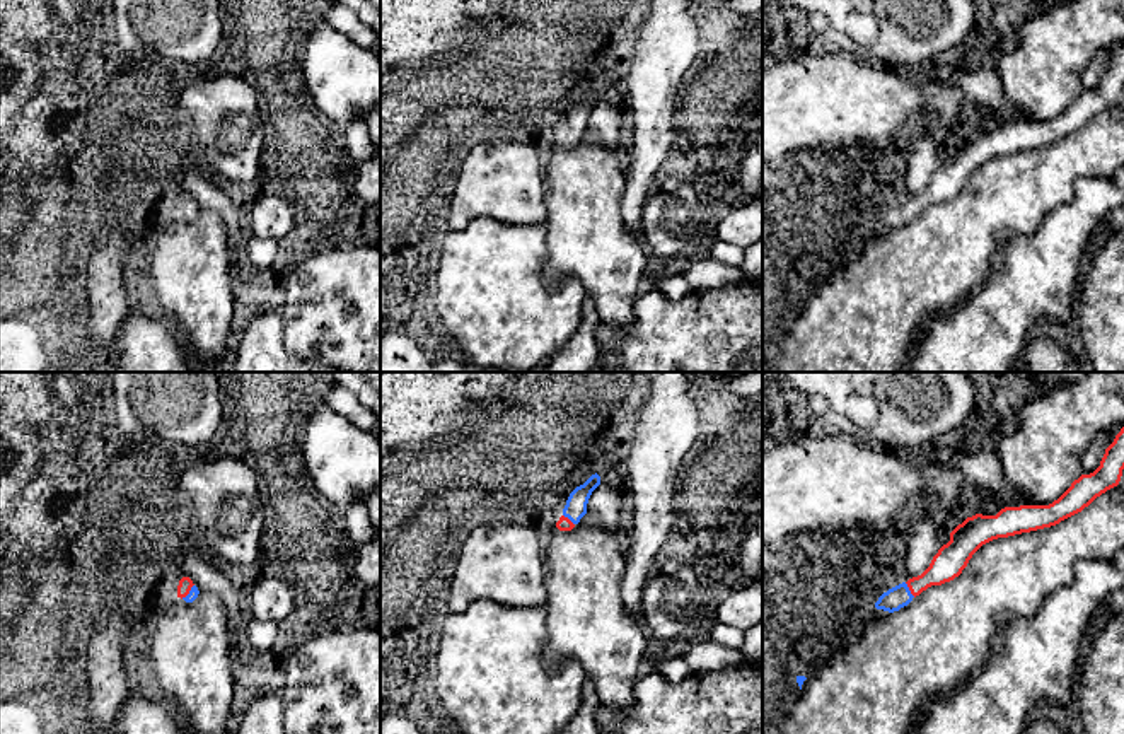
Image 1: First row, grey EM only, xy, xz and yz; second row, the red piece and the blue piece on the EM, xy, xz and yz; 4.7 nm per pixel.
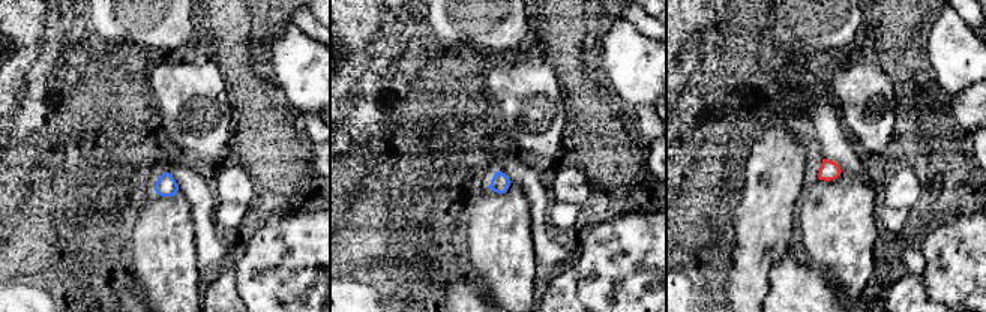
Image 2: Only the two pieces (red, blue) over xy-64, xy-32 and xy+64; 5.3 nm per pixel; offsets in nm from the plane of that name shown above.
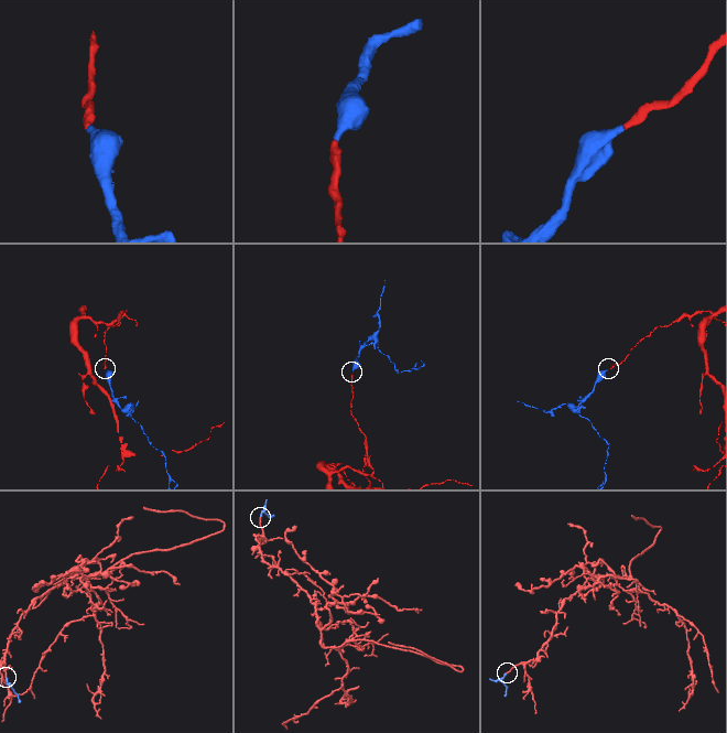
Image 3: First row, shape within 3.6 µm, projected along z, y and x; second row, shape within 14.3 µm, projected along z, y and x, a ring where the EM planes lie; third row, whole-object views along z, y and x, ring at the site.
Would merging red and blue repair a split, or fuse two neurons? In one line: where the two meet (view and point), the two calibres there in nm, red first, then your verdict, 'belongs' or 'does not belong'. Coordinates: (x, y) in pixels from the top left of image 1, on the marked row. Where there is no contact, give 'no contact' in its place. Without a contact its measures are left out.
yz (909, 589) | 150/110 nm | belongs

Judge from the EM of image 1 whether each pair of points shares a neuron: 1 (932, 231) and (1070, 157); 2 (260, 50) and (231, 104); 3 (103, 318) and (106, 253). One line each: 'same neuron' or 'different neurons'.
1: same neuron
2: different neurons
3: same neuron

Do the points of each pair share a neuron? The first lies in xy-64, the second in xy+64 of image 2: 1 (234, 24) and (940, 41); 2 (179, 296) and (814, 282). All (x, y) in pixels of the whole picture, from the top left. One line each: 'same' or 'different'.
1: different
2: different

